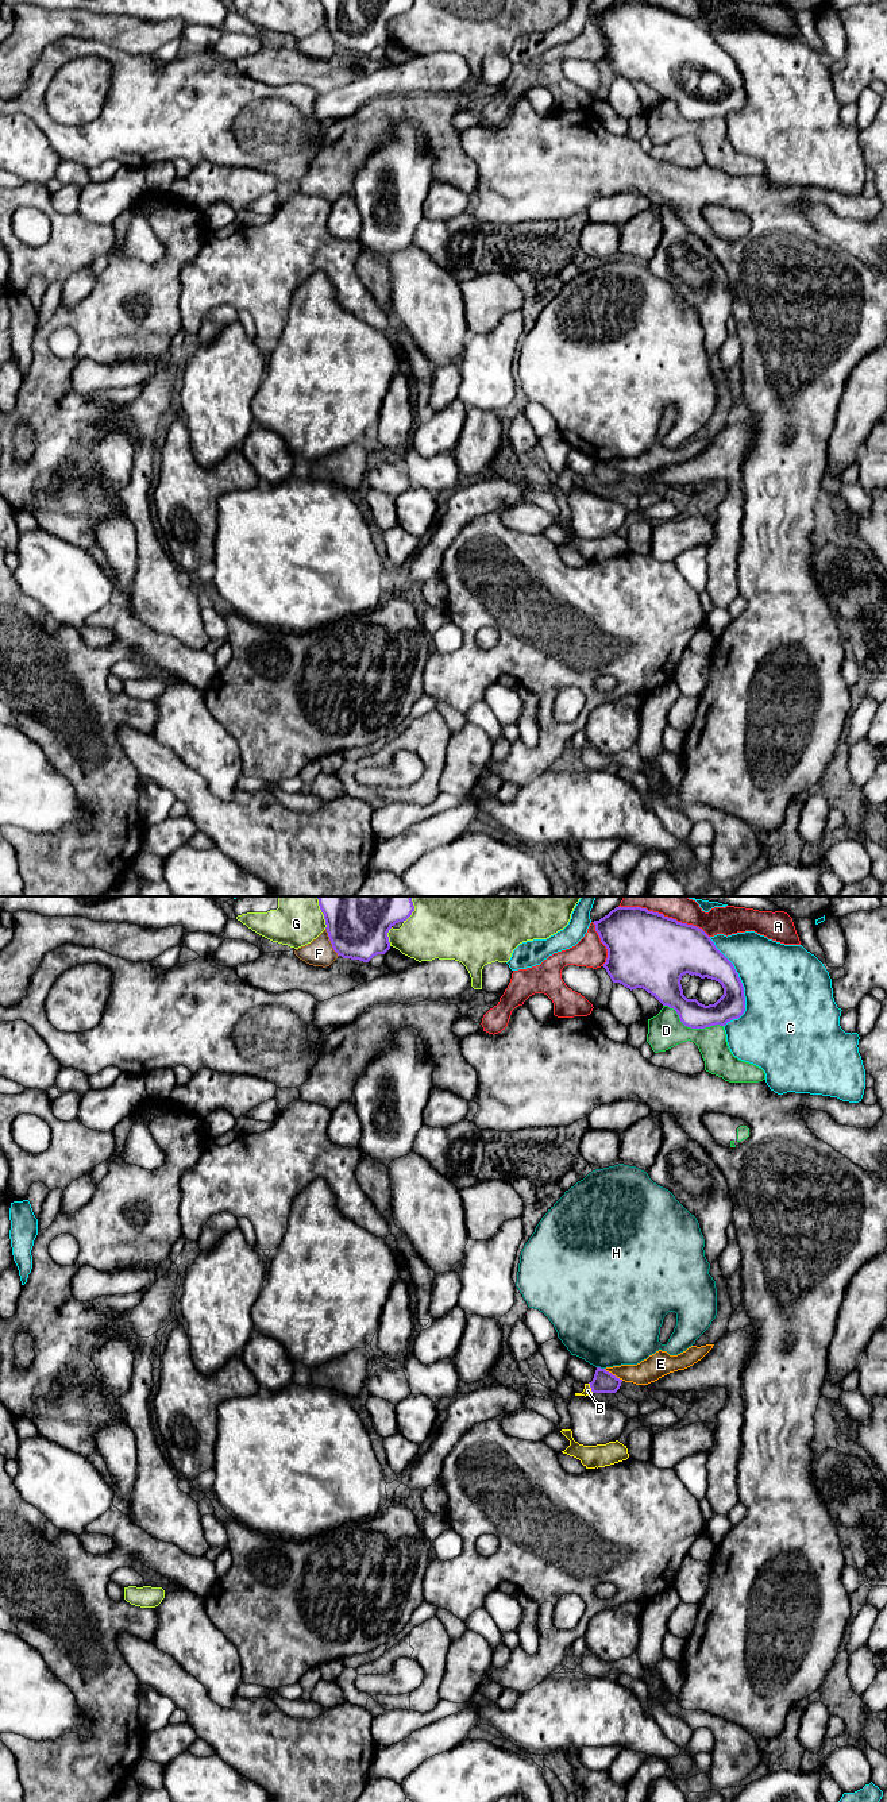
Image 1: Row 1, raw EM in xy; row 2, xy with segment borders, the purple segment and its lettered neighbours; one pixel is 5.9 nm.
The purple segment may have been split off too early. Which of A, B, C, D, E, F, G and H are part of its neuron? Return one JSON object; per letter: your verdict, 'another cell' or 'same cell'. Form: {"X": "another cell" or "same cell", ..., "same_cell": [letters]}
{"A": "another cell", "B": "same cell", "C": "another cell", "D": "another cell", "E": "another cell", "F": "another cell", "G": "another cell", "H": "another cell", "same_cell": ["B"]}

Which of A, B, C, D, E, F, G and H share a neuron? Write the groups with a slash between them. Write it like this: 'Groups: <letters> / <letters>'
Groups: A / B / C / D / E / F / G / H

